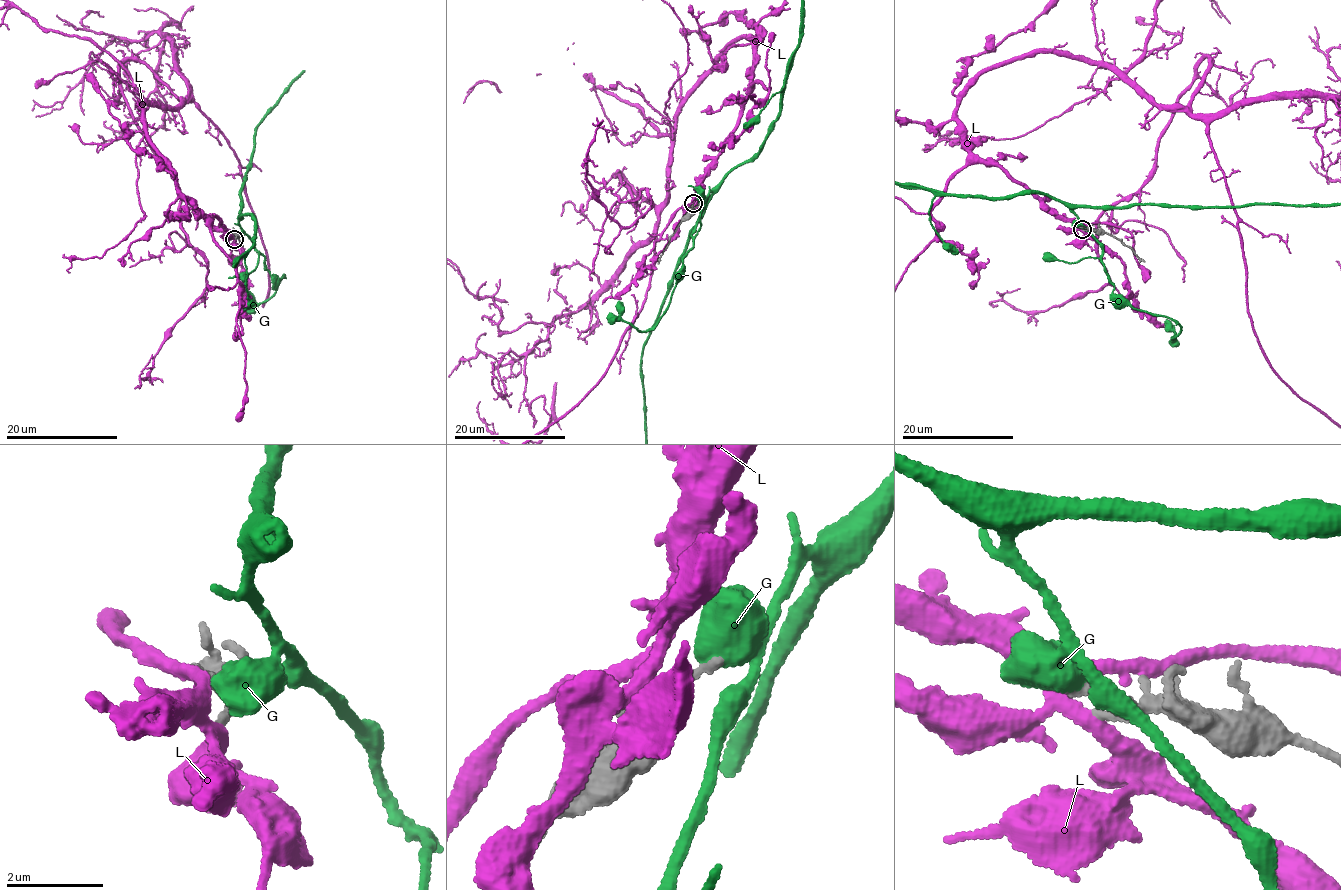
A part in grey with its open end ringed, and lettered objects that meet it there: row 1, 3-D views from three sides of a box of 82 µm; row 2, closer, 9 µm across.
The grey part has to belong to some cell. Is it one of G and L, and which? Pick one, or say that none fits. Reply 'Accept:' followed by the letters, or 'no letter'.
Accept: no letter

